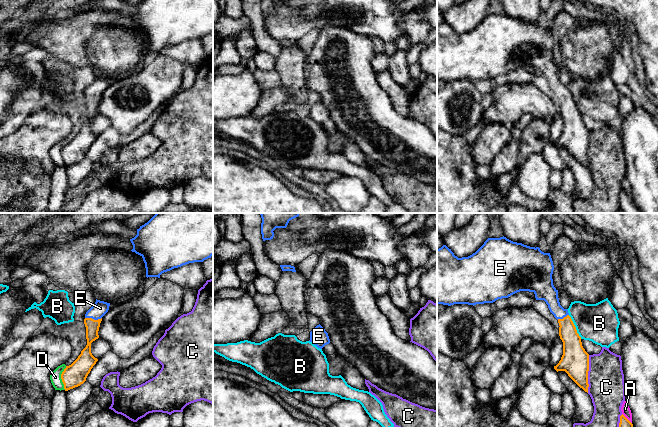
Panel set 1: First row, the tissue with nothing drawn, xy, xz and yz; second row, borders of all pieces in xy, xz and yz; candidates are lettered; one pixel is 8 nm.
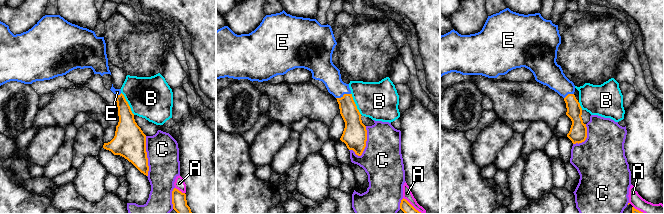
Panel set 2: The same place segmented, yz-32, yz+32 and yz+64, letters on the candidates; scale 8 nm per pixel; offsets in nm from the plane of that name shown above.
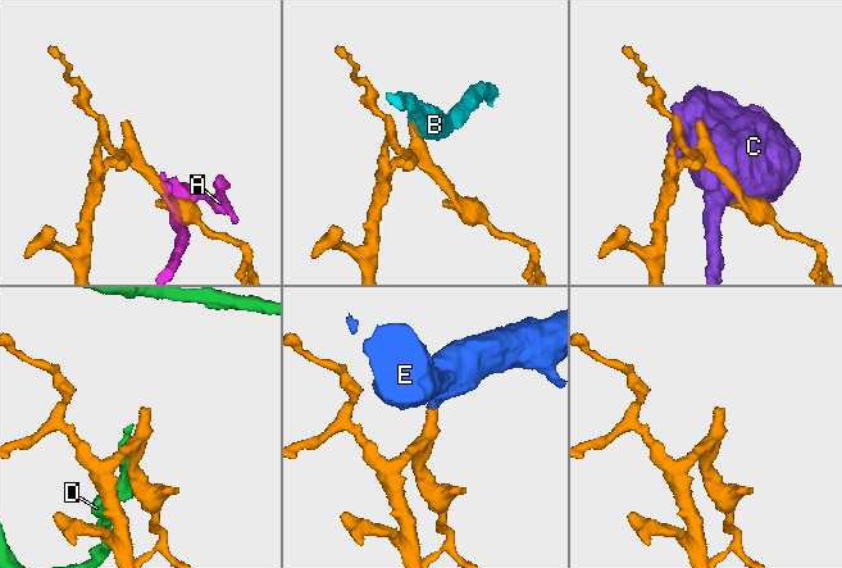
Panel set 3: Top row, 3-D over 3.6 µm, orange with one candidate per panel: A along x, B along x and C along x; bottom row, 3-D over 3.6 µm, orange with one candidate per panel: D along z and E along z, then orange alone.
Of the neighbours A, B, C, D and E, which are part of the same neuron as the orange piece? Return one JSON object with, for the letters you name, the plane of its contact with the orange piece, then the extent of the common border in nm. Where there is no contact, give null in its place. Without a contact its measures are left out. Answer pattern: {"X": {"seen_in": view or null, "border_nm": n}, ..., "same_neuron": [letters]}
{"E": {"seen_in": "xy", "border_nm": 140}, "same_neuron": ["E"]}

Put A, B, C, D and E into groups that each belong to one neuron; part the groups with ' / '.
A / B / C / D / E

